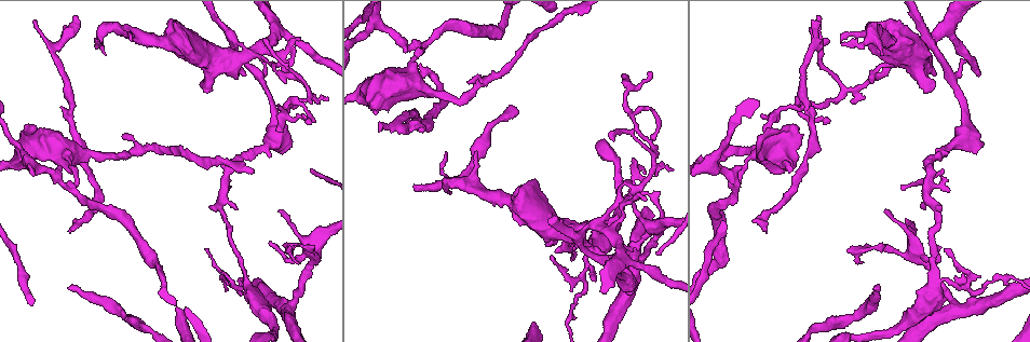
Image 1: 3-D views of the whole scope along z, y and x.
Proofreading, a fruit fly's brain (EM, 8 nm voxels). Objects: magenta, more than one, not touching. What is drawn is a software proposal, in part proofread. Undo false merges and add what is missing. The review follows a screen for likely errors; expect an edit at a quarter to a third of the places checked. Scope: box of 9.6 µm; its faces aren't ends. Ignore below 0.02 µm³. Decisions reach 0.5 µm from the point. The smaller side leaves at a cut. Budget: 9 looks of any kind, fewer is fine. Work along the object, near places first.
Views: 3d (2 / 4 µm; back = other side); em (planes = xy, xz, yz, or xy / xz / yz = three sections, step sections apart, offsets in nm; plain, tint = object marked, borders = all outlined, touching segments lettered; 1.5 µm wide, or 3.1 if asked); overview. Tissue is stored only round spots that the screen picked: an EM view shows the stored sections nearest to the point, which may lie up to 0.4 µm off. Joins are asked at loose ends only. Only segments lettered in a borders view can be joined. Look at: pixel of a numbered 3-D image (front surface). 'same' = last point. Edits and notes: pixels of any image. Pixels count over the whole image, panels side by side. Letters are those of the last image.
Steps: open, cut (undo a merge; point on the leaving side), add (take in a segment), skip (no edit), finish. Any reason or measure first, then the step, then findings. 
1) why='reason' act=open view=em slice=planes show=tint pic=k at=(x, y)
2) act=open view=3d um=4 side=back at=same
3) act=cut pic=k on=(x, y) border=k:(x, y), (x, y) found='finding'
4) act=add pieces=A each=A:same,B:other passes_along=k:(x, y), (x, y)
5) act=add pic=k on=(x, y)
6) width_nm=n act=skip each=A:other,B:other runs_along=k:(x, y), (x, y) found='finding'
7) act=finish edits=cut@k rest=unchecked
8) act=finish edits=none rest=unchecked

why='an open end' act=open view=3d um=4 pic=1 at=(412, 186)

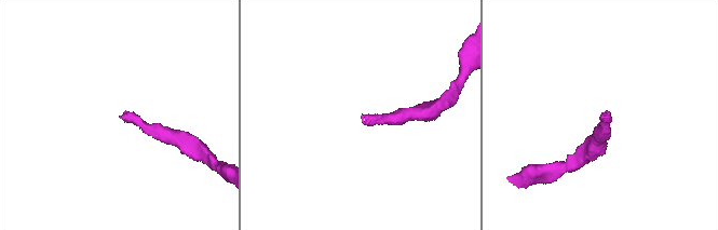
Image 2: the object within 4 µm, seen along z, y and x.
why='now the EM' act=open view=em slice=xz step=8 show=borders pic=2 at=(362, 114)

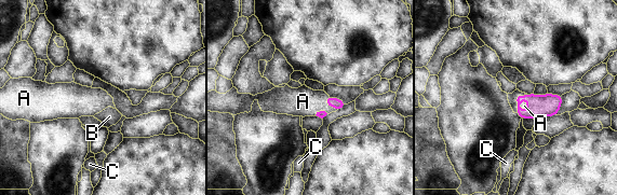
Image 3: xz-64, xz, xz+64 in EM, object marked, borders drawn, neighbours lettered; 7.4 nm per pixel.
why='cut it another way' act=open view=em slice=planes show=borders at=same

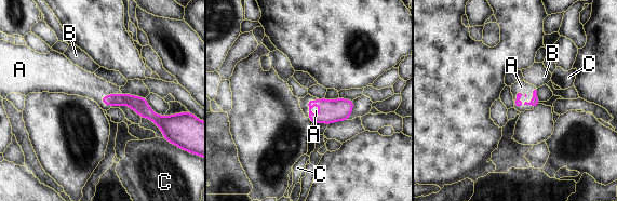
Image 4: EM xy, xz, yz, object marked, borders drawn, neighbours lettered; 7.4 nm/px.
act=add pieces=A each=A:same,B:other,C:other passes_along=4:(535, 99), (530, 102), (521, 86) found='it goes on there'

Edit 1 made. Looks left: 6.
why='see it whole again' act=open view=overview

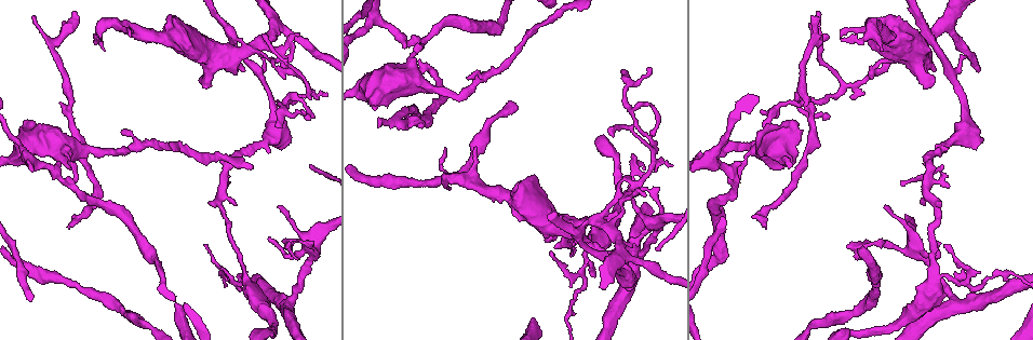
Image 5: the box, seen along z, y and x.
why='end of a long branch' act=open view=3d um=2 pic=5 at=(68, 227)

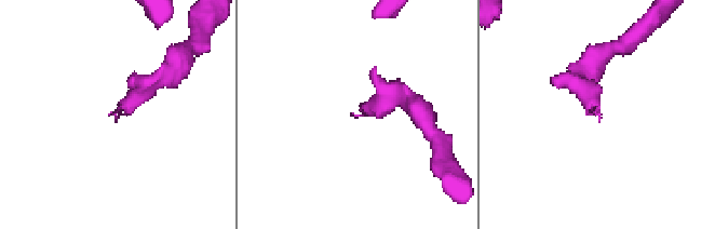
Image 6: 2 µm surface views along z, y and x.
act=open view=em slice=yz step=4 show=borders pic=6 at=(115, 116)

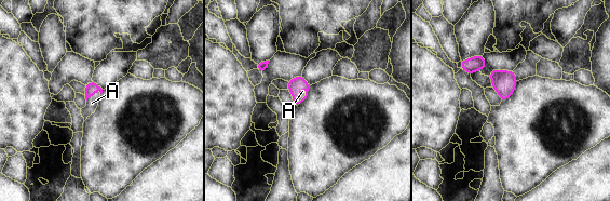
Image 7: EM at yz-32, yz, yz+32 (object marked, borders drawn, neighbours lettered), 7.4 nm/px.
width_nm=90 act=add pieces=A each=A:same passes_along=7:(90, 91), (93, 95), (92, 103) found='the cell continues'

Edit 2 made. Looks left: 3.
why='an open end' act=open view=em slice=planes show=borders pic=5 at=(421, 125)

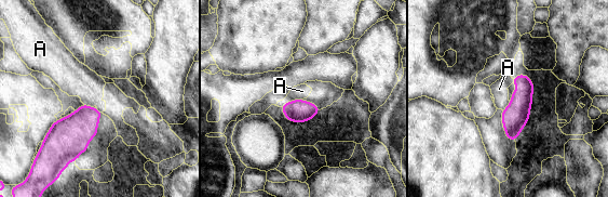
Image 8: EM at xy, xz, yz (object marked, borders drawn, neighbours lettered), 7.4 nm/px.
act=skip each=A:other border=8:(302, 99), (291, 100), (281, 106) found='no lettered segment goes on from it'

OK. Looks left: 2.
why='branch stops here' act=open view=em slice=planes show=borders pic=5 at=(644, 196)

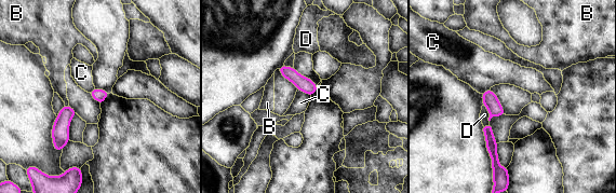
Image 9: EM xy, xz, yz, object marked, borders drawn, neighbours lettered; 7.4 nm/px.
width_nm=90 act=skip each=B:other,C:other,D:other border=9:(297, 88), (310, 96) found='no lettered segment goes on from it'

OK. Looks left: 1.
act=finish edits=add@4,add@7 rest=unchecked

